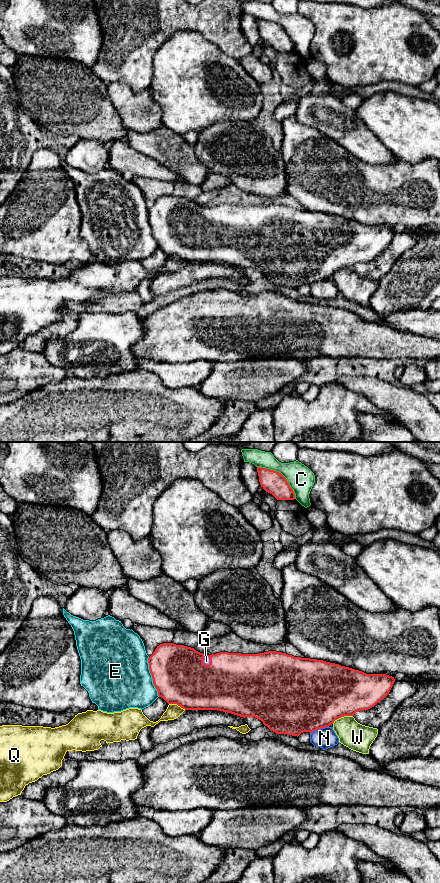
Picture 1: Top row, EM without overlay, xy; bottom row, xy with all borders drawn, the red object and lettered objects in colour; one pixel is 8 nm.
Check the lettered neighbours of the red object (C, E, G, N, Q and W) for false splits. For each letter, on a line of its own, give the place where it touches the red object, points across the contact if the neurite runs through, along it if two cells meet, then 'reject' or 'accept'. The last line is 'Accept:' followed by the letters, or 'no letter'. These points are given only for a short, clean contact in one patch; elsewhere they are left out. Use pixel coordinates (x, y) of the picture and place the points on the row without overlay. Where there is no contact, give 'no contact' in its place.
C: contact xy (281, 26); reject
E: contact xy (152, 229); reject
G: contact xy (202, 213); accept
N: contact xy (319, 280); reject
Q: contact xy (177, 256); reject
W: contact xy (342, 268); reject
Accept: G

